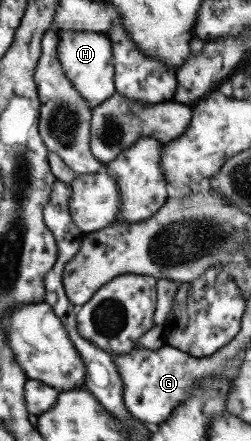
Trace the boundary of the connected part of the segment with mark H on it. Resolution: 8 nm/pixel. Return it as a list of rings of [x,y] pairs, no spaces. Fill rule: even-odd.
[[[68,30],[57,33],[57,60],[73,88],[82,96],[88,107],[96,107],[114,92],[111,45],[107,36],[93,31]]]

